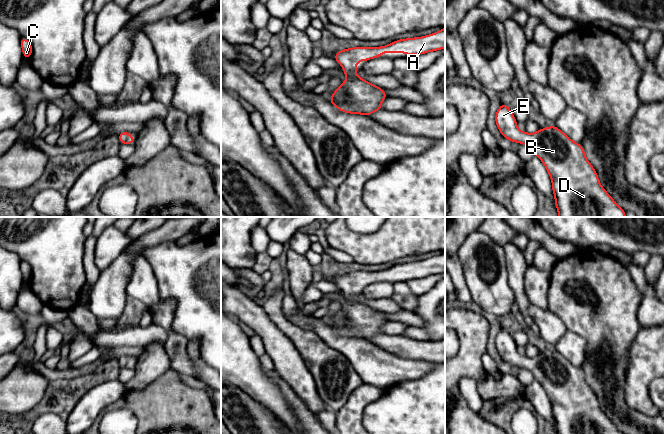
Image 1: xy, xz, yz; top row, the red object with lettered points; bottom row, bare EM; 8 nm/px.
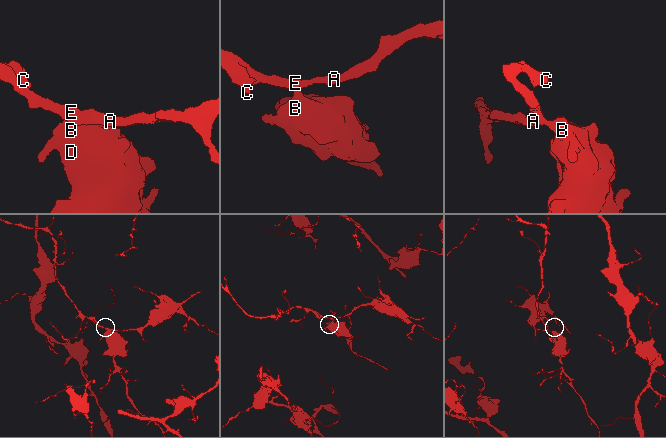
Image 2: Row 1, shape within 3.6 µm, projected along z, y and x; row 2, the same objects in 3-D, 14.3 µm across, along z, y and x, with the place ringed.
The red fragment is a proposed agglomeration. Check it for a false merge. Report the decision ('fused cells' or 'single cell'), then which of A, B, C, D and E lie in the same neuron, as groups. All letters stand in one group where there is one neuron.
single cell; groups A B C D E

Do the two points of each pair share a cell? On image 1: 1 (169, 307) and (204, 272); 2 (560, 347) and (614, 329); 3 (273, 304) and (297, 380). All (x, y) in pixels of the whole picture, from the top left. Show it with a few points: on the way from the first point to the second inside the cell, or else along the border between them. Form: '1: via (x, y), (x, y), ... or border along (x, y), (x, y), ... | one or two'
1: border along (160, 299), (173, 299), (175, 301), (172, 323) | two
2: border along (567, 329), (585, 340), (584, 362) | two
3: border along (267, 313), (270, 320), (297, 349) | two

